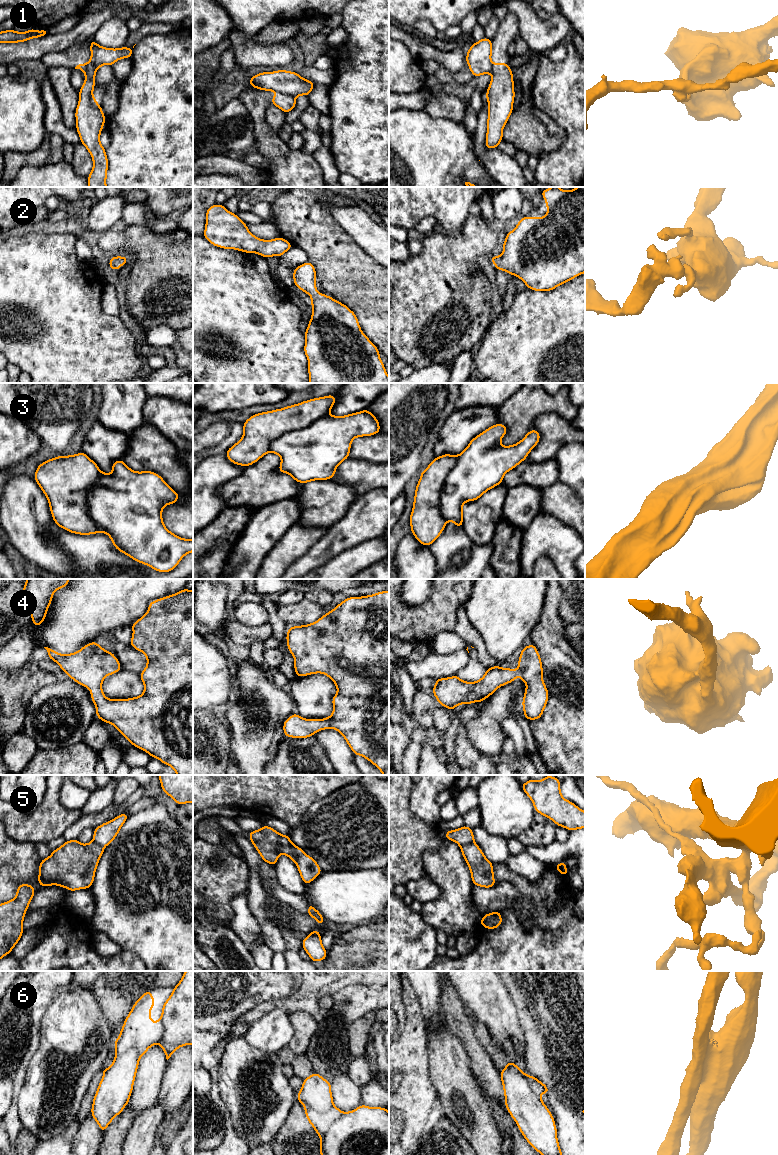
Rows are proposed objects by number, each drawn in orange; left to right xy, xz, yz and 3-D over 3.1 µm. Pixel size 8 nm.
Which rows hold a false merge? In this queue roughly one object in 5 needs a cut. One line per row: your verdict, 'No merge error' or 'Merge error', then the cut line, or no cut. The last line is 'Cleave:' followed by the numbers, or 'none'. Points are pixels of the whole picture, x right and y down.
1: Merge error. Split along xz (281, 93), (294, 97)
2: No merge error. No split
3: Merge error. Split along yz (458, 455), (445, 478), (440, 495), (440, 514), (446, 521)
4: No merge error. No split
5: No merge error. No split
6: Merge error. Split along xz (299, 1091), (301, 1100), (308, 1106), (329, 1108), (332, 1105)
Cleave: 1, 3, 6

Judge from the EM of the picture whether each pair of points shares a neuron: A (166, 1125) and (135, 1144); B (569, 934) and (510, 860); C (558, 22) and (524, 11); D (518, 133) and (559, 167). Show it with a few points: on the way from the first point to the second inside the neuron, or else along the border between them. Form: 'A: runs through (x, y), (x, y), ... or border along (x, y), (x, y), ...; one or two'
A: border along (165, 1114), (156, 1136); two
B: border along (505, 865), (529, 881), (537, 881), (545, 867); two
C: runs through (550, 24), (537, 24), (532, 19); one
D: border along (563, 141), (558, 148), (542, 152), (537, 156); two

